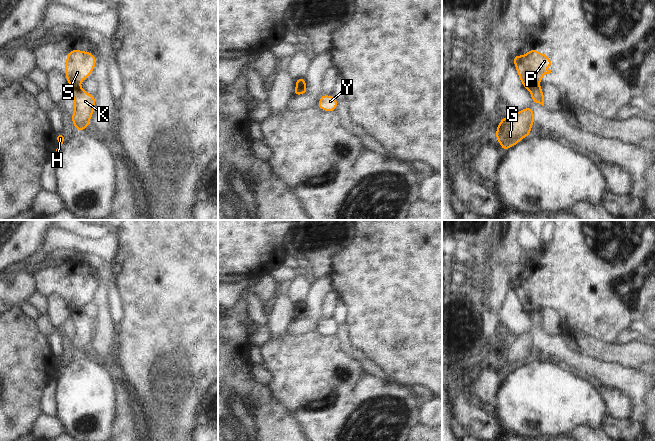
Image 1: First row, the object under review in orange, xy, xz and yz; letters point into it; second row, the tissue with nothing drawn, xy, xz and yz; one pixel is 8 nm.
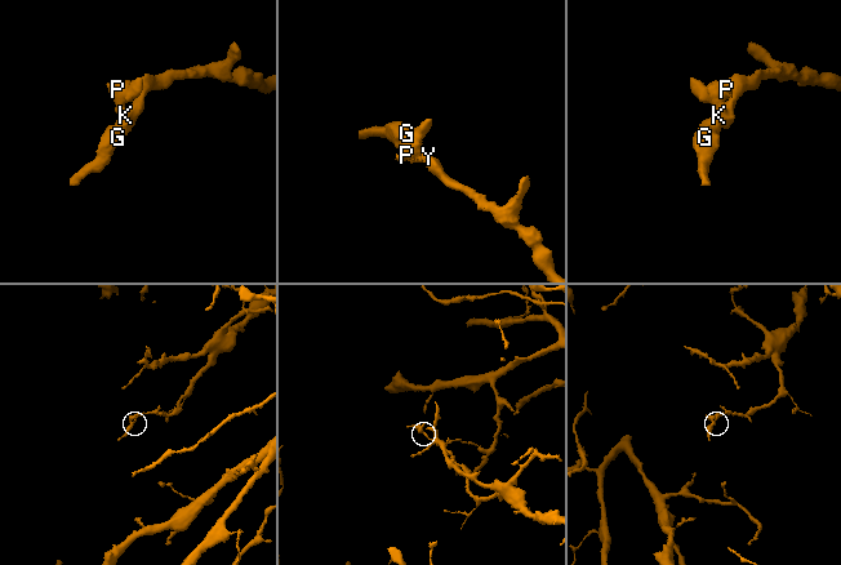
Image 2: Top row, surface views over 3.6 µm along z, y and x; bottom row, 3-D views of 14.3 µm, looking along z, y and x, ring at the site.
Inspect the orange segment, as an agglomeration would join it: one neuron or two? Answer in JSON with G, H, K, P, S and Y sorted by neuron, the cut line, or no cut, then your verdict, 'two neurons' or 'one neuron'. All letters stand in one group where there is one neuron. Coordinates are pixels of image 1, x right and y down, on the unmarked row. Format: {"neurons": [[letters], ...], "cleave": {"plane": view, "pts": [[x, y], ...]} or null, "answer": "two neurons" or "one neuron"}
{"neurons": [["G", "H", "K", "Y"], ["P", "S"]], "cleave": {"plane": "yz", "pts": [[539, 310], [532, 311], [529, 314]]}, "answer": "two neurons"}

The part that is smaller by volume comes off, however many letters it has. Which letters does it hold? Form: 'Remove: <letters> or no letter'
Remove: P, S

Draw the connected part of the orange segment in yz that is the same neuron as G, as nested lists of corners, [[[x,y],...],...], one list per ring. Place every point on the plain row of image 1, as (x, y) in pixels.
[[[531,331],[524,332],[514,339],[500,344],[501,346],[496,352],[496,364],[504,376],[530,359],[534,348],[534,335]]]

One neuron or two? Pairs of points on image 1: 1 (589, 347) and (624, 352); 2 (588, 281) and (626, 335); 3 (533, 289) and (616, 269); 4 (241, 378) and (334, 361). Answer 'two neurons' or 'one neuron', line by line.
1: one neuron
2: two neurons
3: one neuron
4: two neurons

